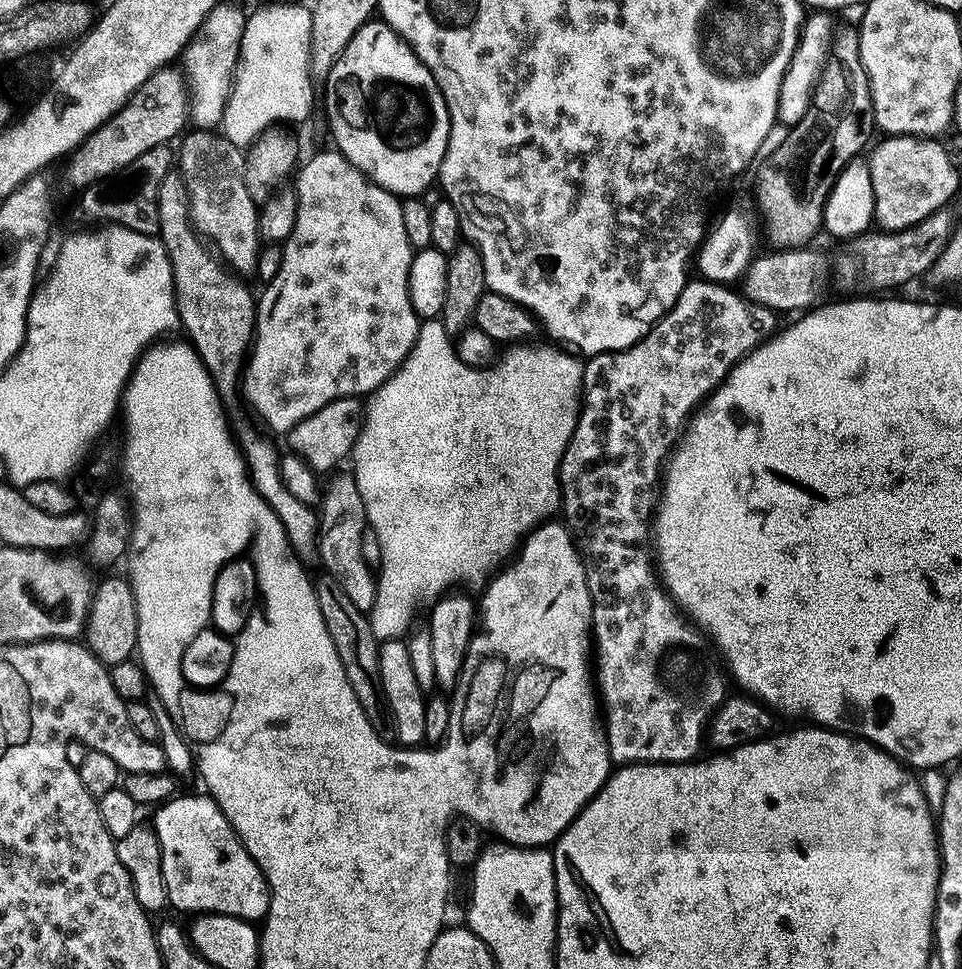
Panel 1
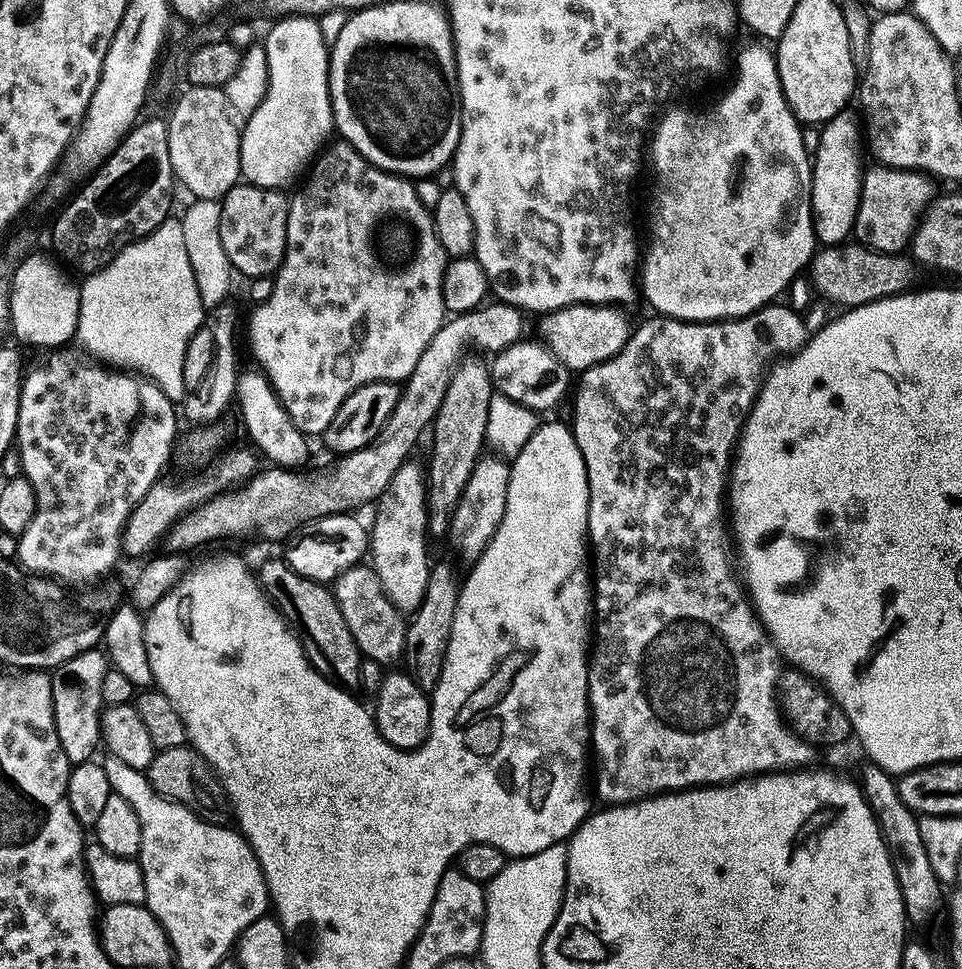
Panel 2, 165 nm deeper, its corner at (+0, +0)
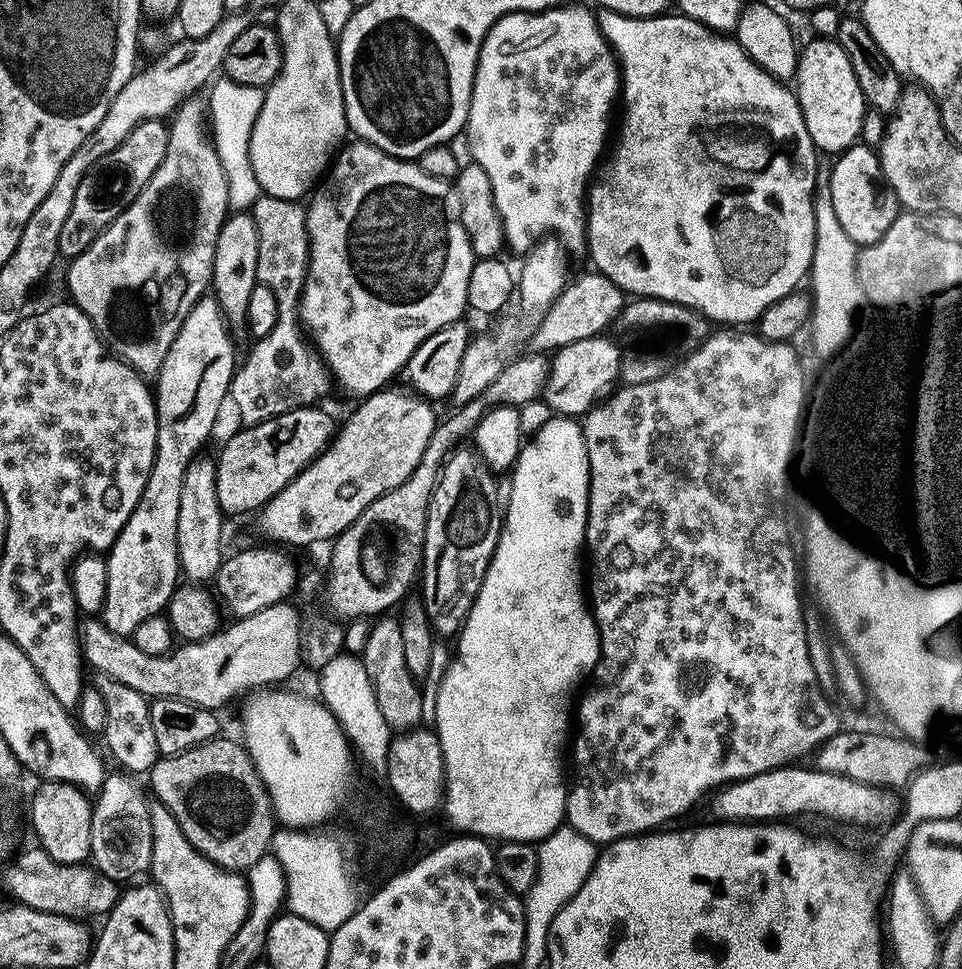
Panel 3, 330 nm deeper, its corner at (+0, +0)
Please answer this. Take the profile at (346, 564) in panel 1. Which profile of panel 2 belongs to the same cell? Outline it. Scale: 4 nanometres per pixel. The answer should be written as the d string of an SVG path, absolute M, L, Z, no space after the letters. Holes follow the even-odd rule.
M371 565L345 569L334 583L336 601L339 602L346 624L354 640L358 642L360 652L369 660L386 666L395 667L405 659L405 638L408 636L408 622L391 600L389 600L382 582Z

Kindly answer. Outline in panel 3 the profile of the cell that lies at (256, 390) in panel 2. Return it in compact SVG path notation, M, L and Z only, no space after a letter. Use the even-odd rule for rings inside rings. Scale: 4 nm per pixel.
M232 214L224 221L222 234L218 234L218 250L214 254L214 274L212 288L214 299L224 311L233 333L248 331L248 311L250 297L254 294L258 278L258 226L251 214Z

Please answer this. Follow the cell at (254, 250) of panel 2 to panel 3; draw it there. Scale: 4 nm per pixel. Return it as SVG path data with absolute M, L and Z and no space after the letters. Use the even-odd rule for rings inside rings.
M261 195L260 201L250 209L250 214L254 218L254 222L258 226L258 278L260 283L265 284L267 288L273 288L278 298L278 306L280 307L280 321L278 326L274 326L274 330L266 338L256 340L253 343L252 353L248 356L248 361L241 363L236 370L236 377L232 379L232 390L230 393L231 407L236 407L236 412L240 415L240 420L245 429L258 426L267 420L278 418L280 415L286 414L288 411L294 411L296 408L306 408L316 406L321 403L319 401L323 396L328 396L334 389L334 377L328 371L321 355L316 351L315 347L310 343L309 337L306 335L305 329L300 323L300 293L304 291L304 279L308 277L308 259L312 256L312 247L308 241L308 214L303 203L295 200L283 200L282 198L274 198L273 196Z

